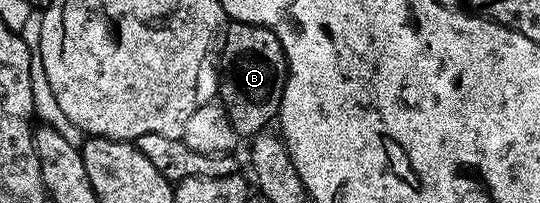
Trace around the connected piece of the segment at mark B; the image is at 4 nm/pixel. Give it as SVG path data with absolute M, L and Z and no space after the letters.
M229 23L224 36L222 79L218 84L219 99L234 122L237 137L255 138L280 114L280 103L288 77L288 59L278 38L268 28L253 24Z

